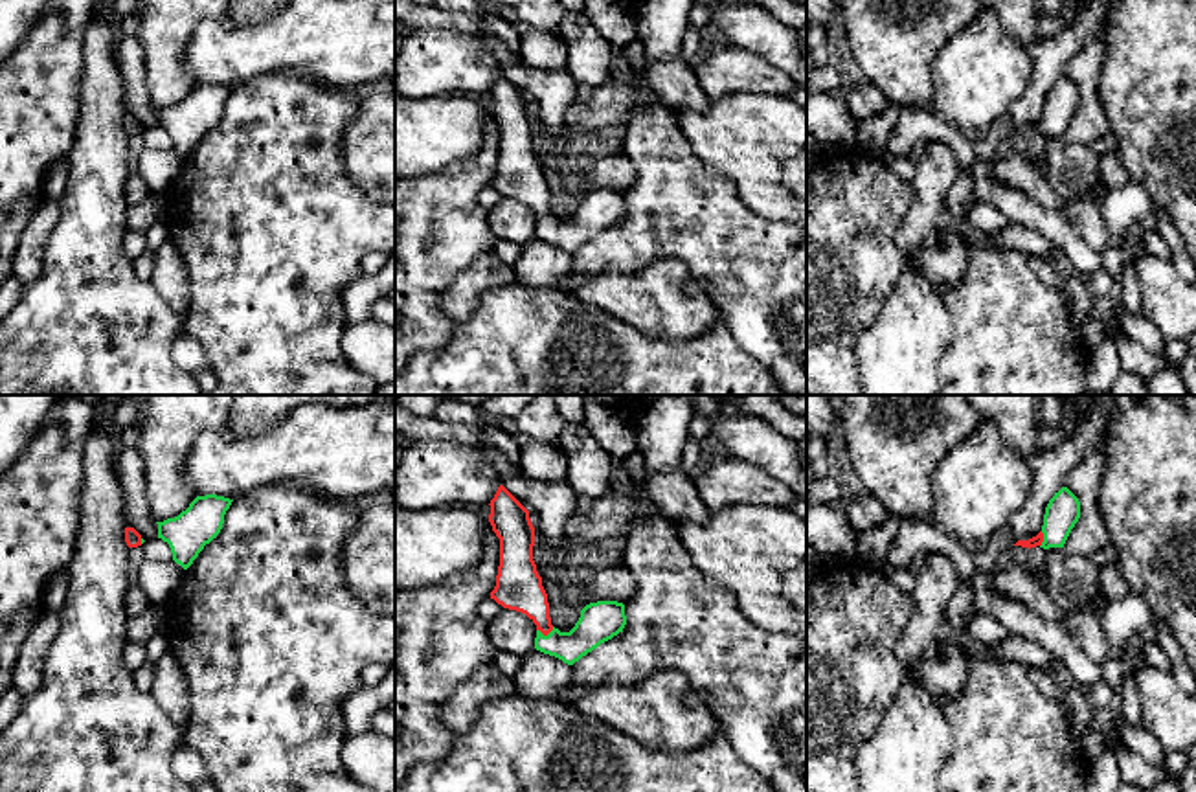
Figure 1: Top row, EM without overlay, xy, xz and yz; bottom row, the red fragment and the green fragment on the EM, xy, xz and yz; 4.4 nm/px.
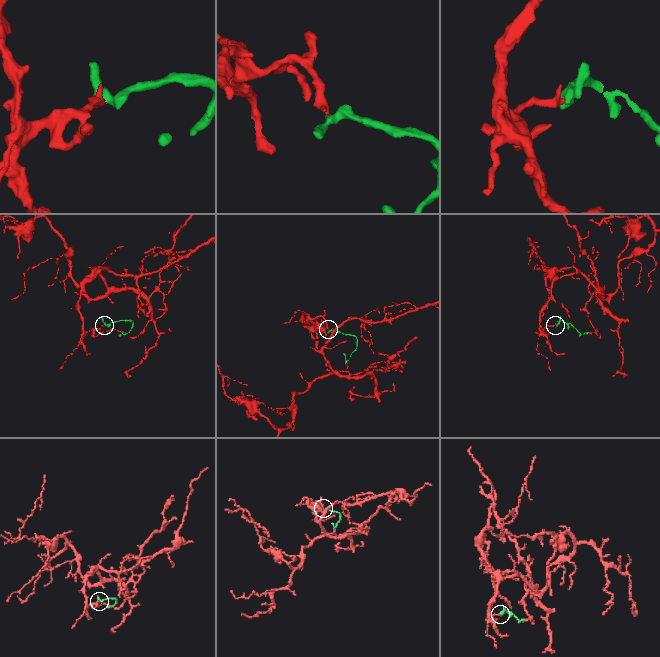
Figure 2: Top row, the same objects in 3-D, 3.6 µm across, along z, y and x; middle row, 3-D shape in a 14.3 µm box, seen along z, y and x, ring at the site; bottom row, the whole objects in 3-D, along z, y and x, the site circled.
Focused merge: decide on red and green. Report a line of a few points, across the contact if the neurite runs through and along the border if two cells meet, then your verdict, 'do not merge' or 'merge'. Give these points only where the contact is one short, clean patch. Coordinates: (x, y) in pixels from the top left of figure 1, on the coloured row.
line xz (519, 587), (539, 610), (544, 634), (581, 640), (599, 622); merge

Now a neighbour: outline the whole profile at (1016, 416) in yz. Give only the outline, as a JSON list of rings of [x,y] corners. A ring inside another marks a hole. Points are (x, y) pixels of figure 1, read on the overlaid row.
[[[966,395],[981,419],[992,421],[1023,461],[1042,452],[1038,395]]]

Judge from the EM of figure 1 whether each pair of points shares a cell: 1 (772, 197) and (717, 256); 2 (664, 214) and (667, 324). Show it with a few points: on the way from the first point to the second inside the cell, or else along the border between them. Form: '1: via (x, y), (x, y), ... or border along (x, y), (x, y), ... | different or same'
1: border along (730, 181), (737, 195), (755, 214), (787, 223) | different
2: border along (625, 272), (675, 258), (700, 283) | different

